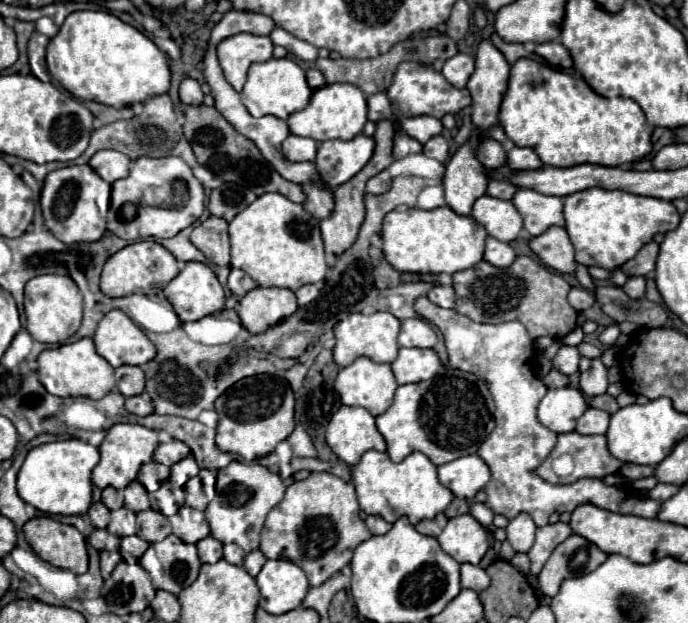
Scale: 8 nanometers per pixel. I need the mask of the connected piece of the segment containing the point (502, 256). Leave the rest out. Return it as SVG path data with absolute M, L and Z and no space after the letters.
M487 238L485 244L485 256L483 256L489 264L497 266L497 268L509 268L515 260L515 252L509 244L497 240L497 238Z

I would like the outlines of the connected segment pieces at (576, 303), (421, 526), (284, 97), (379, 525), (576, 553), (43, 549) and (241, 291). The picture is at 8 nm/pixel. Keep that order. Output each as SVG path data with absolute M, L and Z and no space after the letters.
M571 288L567 300L569 300L569 304L571 304L577 312L583 312L583 310L587 310L587 308L595 302L595 296L593 296L591 292L587 292L585 288Z
M437 514L437 518L431 518L431 520L421 520L415 530L425 534L425 536L439 536L441 530L445 528L447 524L447 516L445 514Z
M271 58L261 64L253 64L247 74L245 88L241 92L241 100L245 108L249 110L251 116L261 118L261 116L275 116L279 120L287 120L289 114L303 110L311 98L311 88L305 80L305 72L291 60L291 58Z
M367 516L367 518L365 518L365 524L367 524L367 528L371 530L371 534L387 534L387 532L391 530L391 524L385 522L385 520L379 518L379 516Z
M569 536L561 546L557 546L543 566L539 578L539 590L543 596L555 596L565 578L577 578L593 572L599 564L607 560L607 554L601 552L595 544L583 536Z
M39 516L23 526L25 540L45 562L57 568L85 574L89 570L87 544L83 534L69 524L61 524L49 516Z
M231 268L227 286L229 286L229 290L231 290L237 298L241 298L241 296L245 296L249 290L257 288L257 284L255 284L243 270L235 270L235 268Z

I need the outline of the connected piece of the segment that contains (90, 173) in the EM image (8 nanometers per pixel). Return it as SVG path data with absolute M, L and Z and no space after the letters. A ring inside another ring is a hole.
M88 164L73 165L53 170L45 178L41 192L41 210L45 226L65 244L75 242L95 242L105 234L105 218L97 208L97 194L101 188L101 176Z

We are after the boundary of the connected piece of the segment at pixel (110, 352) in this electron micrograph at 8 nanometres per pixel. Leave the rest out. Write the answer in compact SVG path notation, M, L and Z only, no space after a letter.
M111 310L99 322L93 336L97 354L113 368L123 364L141 366L155 358L155 346L145 332L121 310Z

